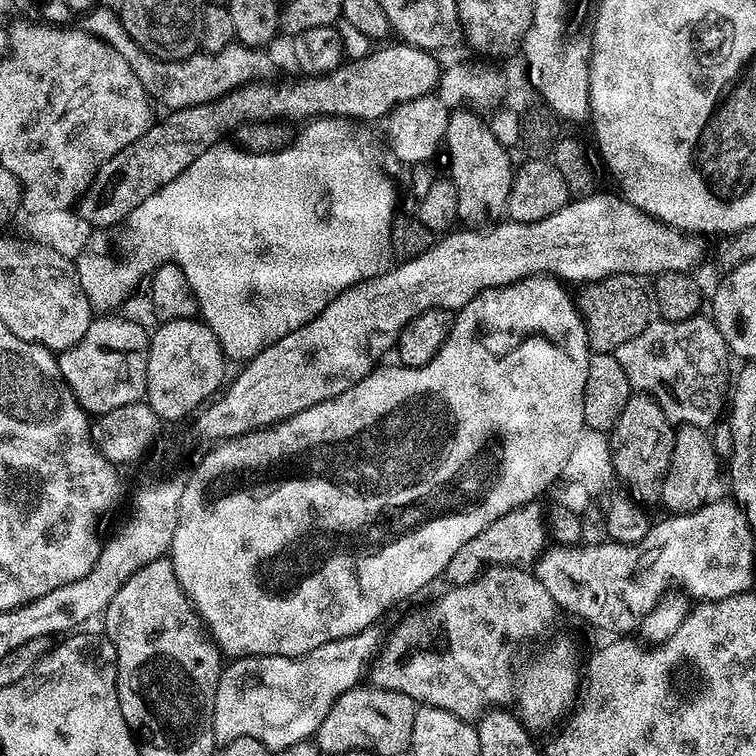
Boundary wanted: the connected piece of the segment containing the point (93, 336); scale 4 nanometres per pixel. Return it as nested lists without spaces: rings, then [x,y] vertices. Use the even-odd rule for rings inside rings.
[[[100,314],[93,319],[80,341],[59,353],[62,378],[70,386],[74,398],[93,417],[105,416],[110,411],[122,410],[131,404],[141,403],[148,390],[148,342],[149,329],[144,329],[136,320],[127,320],[120,314]]]

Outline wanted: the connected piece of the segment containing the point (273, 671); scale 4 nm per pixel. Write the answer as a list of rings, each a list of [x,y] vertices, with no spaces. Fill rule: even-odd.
[[[335,640],[295,659],[289,656],[254,656],[227,663],[221,669],[218,690],[214,694],[212,732],[217,745],[223,748],[237,738],[250,737],[258,739],[273,752],[279,752],[299,741],[311,739],[329,713],[330,706],[342,693],[361,681],[362,670],[366,668],[360,660],[344,660],[344,652],[340,648],[343,648],[341,641]]]

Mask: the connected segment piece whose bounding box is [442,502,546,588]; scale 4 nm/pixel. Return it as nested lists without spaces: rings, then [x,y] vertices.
[[[529,502],[527,504],[523,504],[521,508],[515,508],[513,512],[508,512],[505,516],[502,518],[498,518],[495,520],[494,523],[492,523],[490,526],[486,526],[486,530],[482,530],[482,534],[478,534],[474,538],[470,538],[470,542],[466,542],[466,546],[461,546],[460,549],[458,549],[454,553],[454,558],[450,558],[450,562],[446,562],[446,570],[444,571],[444,575],[442,577],[443,583],[445,585],[451,586],[453,588],[457,588],[458,586],[462,586],[463,584],[468,584],[471,582],[471,580],[475,580],[477,576],[480,575],[481,572],[484,571],[485,568],[489,566],[495,566],[498,564],[510,564],[513,566],[532,566],[535,565],[536,559],[539,558],[540,553],[544,551],[546,547],[546,541],[544,541],[544,536],[546,540],[546,520],[542,513],[542,508],[540,512],[539,503],[536,502]]]

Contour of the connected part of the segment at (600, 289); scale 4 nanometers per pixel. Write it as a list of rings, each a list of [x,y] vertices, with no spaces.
[[[618,274],[605,280],[593,280],[585,283],[580,296],[575,297],[576,307],[584,322],[588,335],[588,347],[592,352],[615,353],[622,342],[630,342],[642,330],[646,330],[648,321],[653,319],[654,307],[649,289],[644,289],[645,281],[638,276]]]

